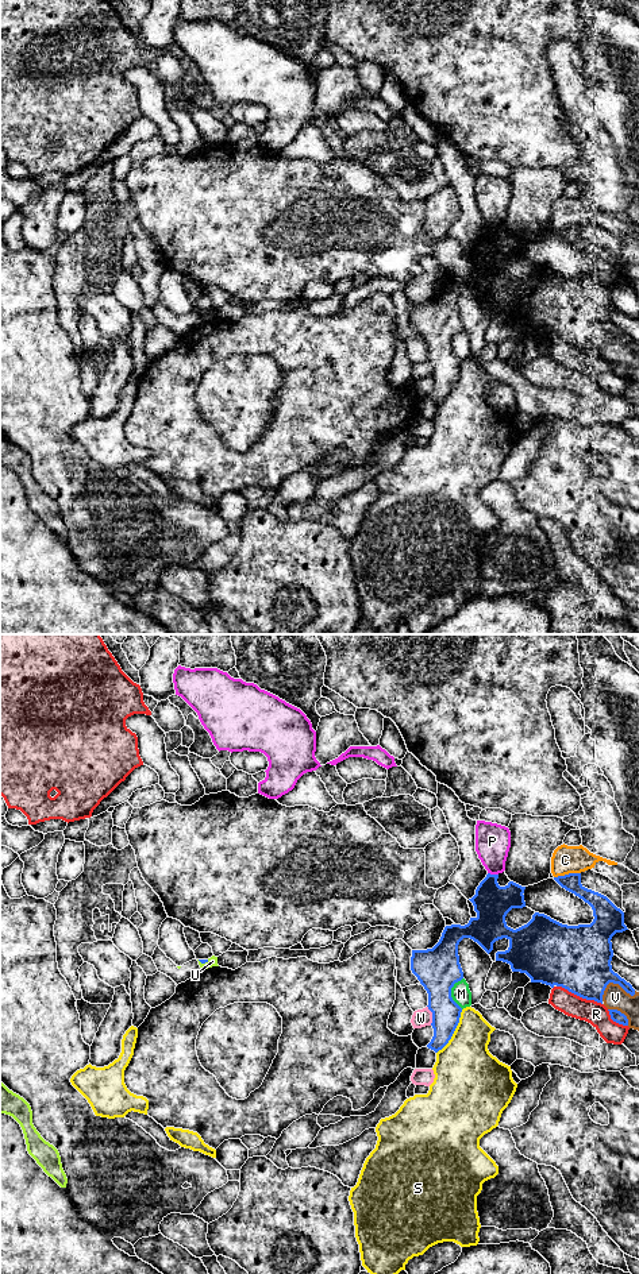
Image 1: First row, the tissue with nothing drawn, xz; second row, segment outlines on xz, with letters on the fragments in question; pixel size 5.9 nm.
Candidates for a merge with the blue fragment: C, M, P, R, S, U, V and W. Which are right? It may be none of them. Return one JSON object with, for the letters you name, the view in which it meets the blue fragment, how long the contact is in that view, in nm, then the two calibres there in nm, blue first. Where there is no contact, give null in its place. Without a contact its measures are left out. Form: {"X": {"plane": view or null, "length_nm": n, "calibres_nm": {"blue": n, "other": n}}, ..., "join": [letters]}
{"join": []}

